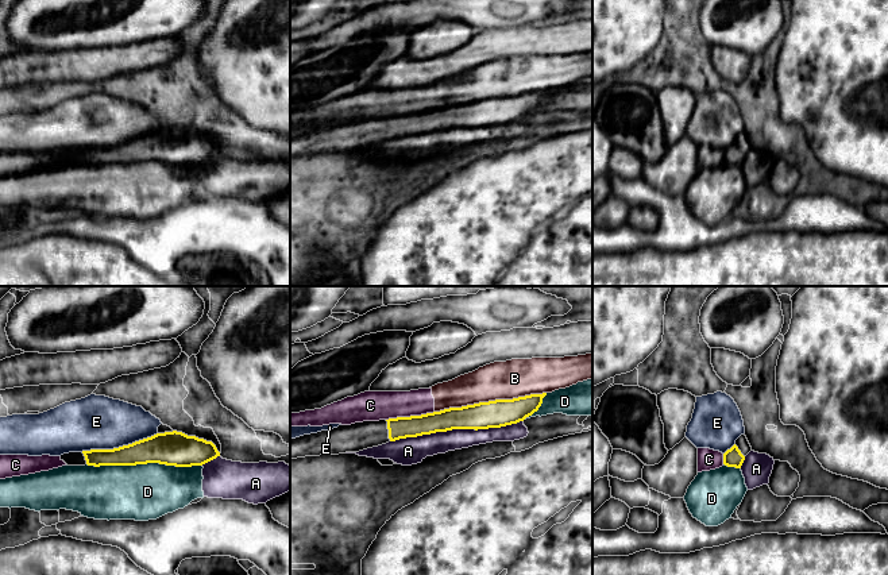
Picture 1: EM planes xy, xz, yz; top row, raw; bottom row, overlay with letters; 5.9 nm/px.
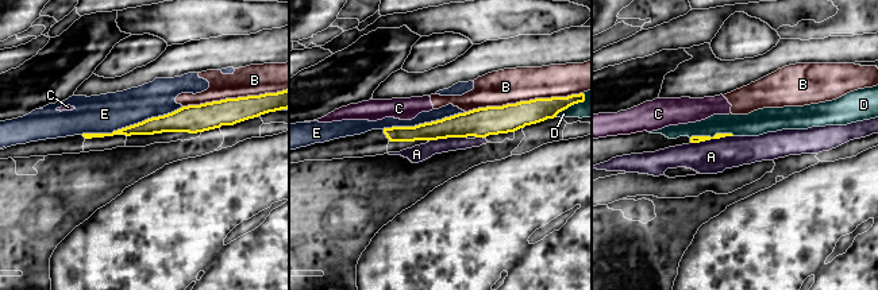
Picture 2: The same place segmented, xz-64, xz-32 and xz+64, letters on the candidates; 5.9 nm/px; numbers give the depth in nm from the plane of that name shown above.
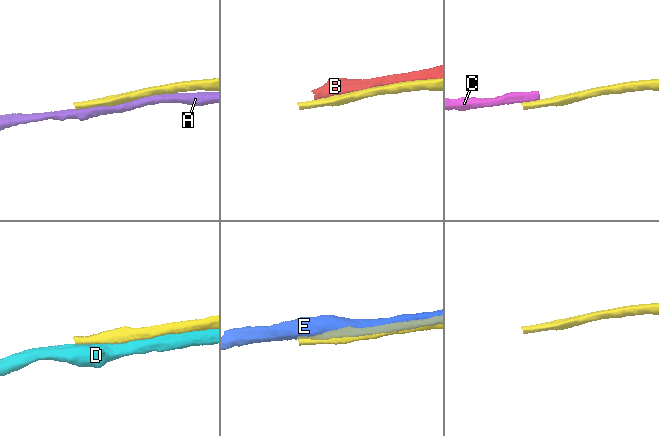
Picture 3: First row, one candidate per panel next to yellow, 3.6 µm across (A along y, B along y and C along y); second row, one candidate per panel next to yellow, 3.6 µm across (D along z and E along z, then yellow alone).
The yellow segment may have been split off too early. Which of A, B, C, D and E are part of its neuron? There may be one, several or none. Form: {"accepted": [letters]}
{"accepted": []}

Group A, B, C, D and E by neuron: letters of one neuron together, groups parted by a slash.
A / B C / D / E

